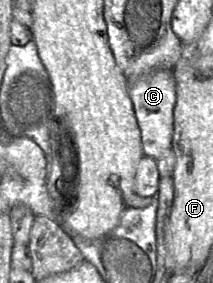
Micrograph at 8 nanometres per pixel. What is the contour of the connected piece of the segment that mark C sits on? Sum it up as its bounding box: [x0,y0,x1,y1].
[129,69,176,160]

